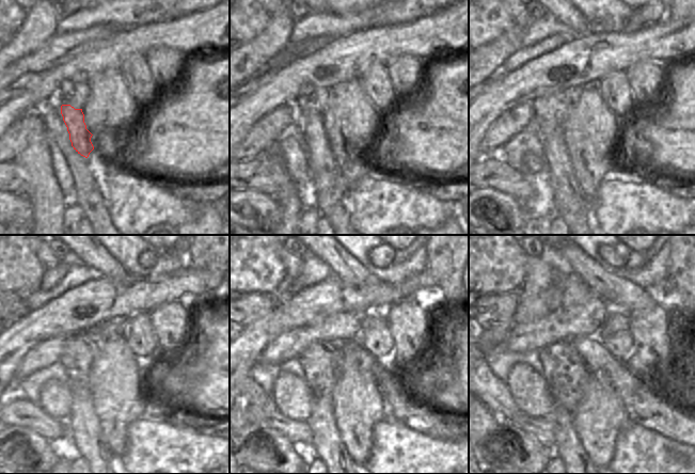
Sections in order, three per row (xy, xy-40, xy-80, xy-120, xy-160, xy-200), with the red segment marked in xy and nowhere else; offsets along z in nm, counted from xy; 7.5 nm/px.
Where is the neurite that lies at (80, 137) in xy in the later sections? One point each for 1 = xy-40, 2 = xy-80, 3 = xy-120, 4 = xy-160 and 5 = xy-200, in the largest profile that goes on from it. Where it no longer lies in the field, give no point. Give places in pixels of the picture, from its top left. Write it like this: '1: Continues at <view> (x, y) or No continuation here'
1: Continues at xy-40 (325, 173)
2: Continues at xy-80 (571, 205)
3: Continues at xy-120 (83, 423)
4: Continues at xy-160 (327, 441)
5: Continues at xy-200 (569, 449).

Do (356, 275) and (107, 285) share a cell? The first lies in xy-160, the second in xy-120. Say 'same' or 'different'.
different

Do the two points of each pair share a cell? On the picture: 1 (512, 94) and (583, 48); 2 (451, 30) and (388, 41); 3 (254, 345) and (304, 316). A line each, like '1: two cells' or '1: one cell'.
1: one cell
2: one cell
3: one cell

